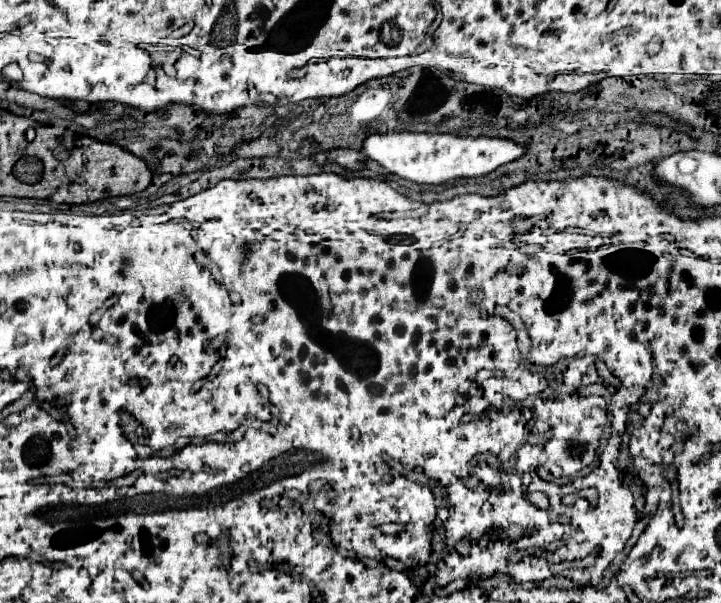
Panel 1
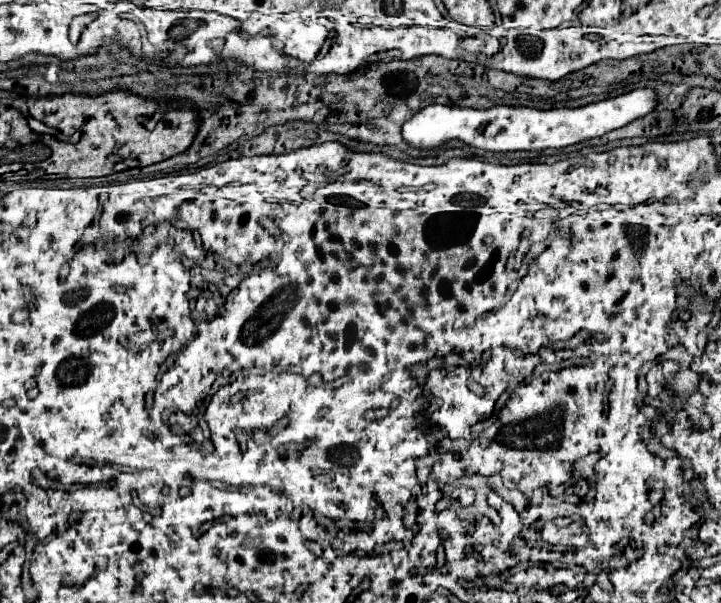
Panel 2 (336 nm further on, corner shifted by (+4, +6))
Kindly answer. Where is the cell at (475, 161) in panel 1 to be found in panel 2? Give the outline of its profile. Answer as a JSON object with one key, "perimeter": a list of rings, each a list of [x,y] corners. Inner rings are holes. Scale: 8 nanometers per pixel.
{"perimeter":[[[653,88],[631,90],[617,98],[585,104],[579,108],[553,108],[553,110],[537,110],[527,106],[501,106],[501,104],[489,110],[475,110],[475,108],[431,104],[419,110],[413,118],[409,118],[403,124],[403,140],[415,148],[435,148],[447,140],[457,138],[469,146],[491,150],[491,152],[563,148],[563,146],[599,138],[605,132],[623,128],[631,124],[633,120],[653,112],[657,104],[659,104],[659,98]]]}

